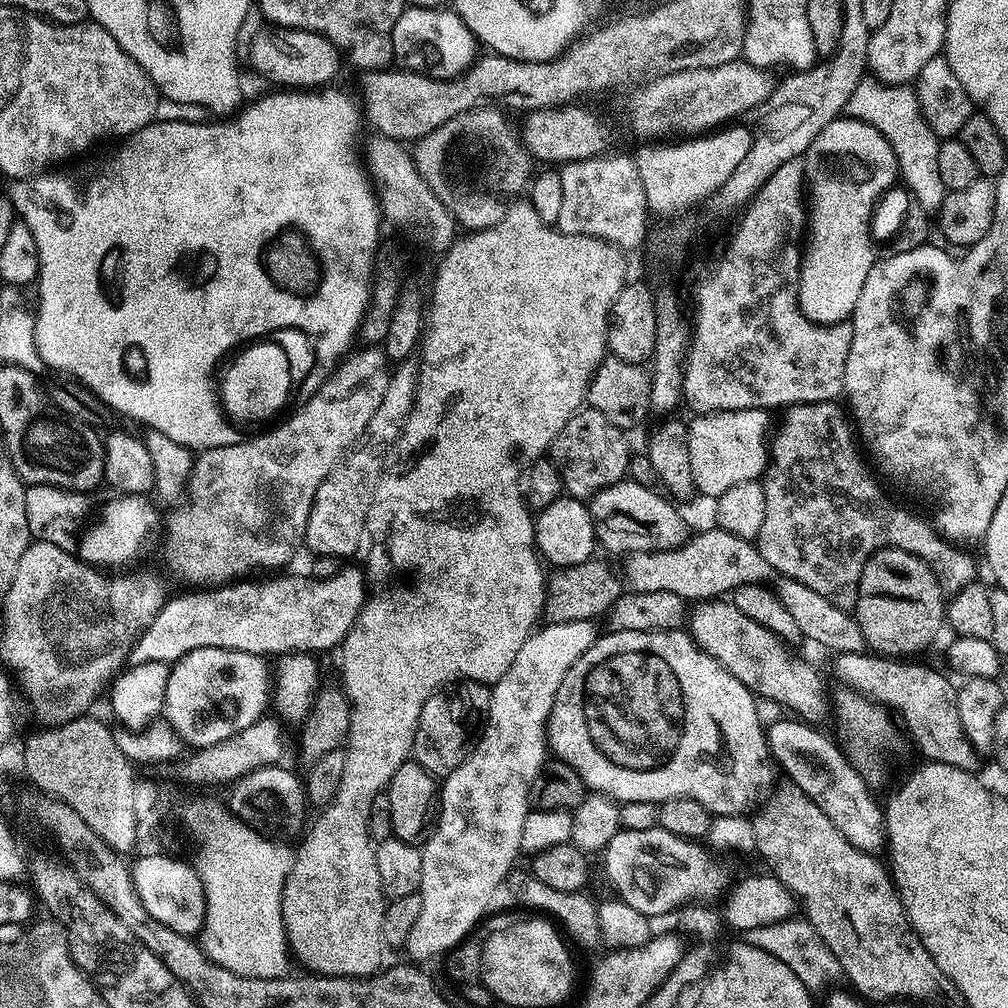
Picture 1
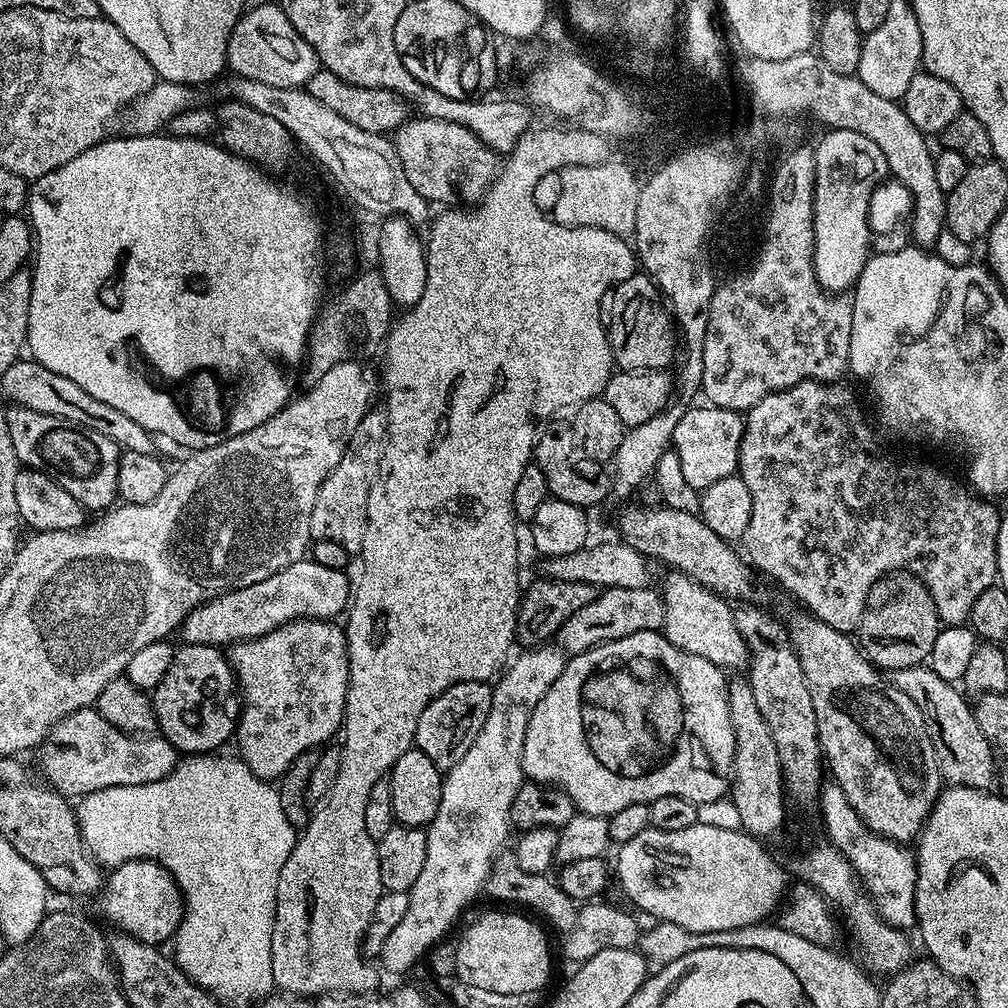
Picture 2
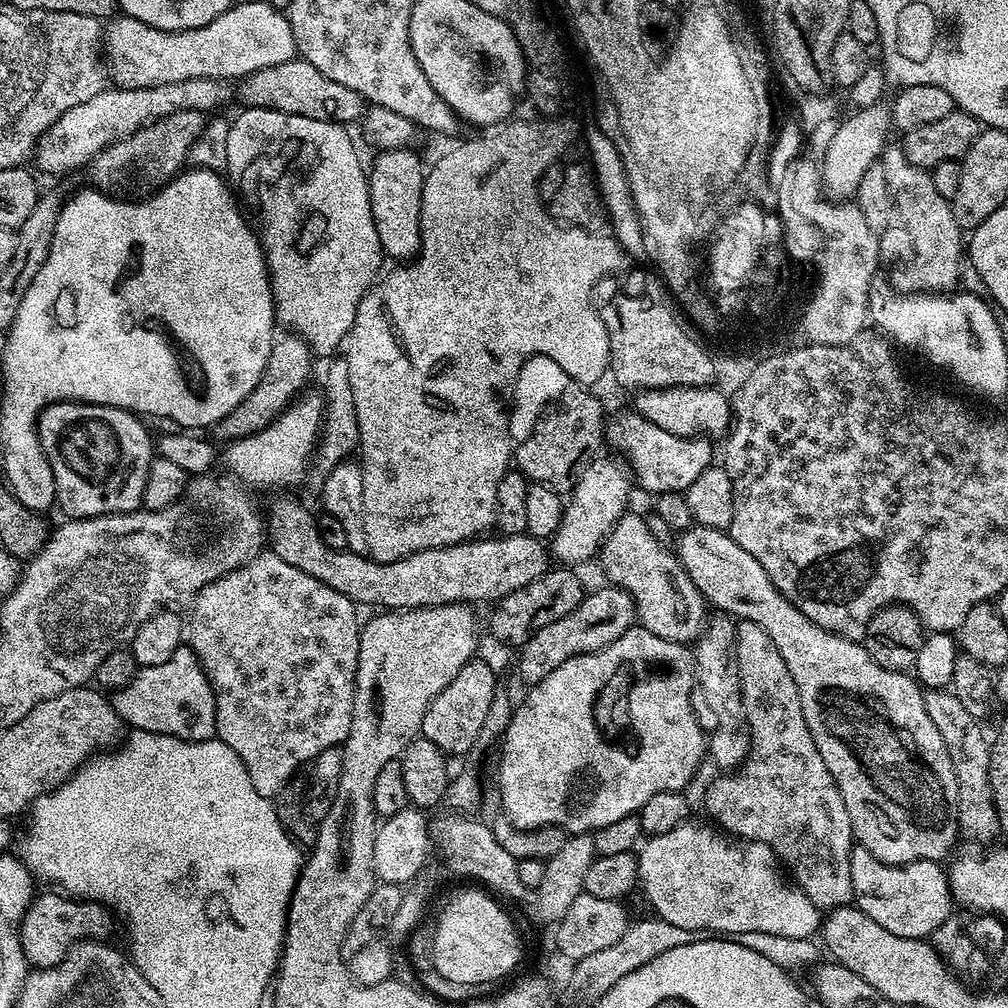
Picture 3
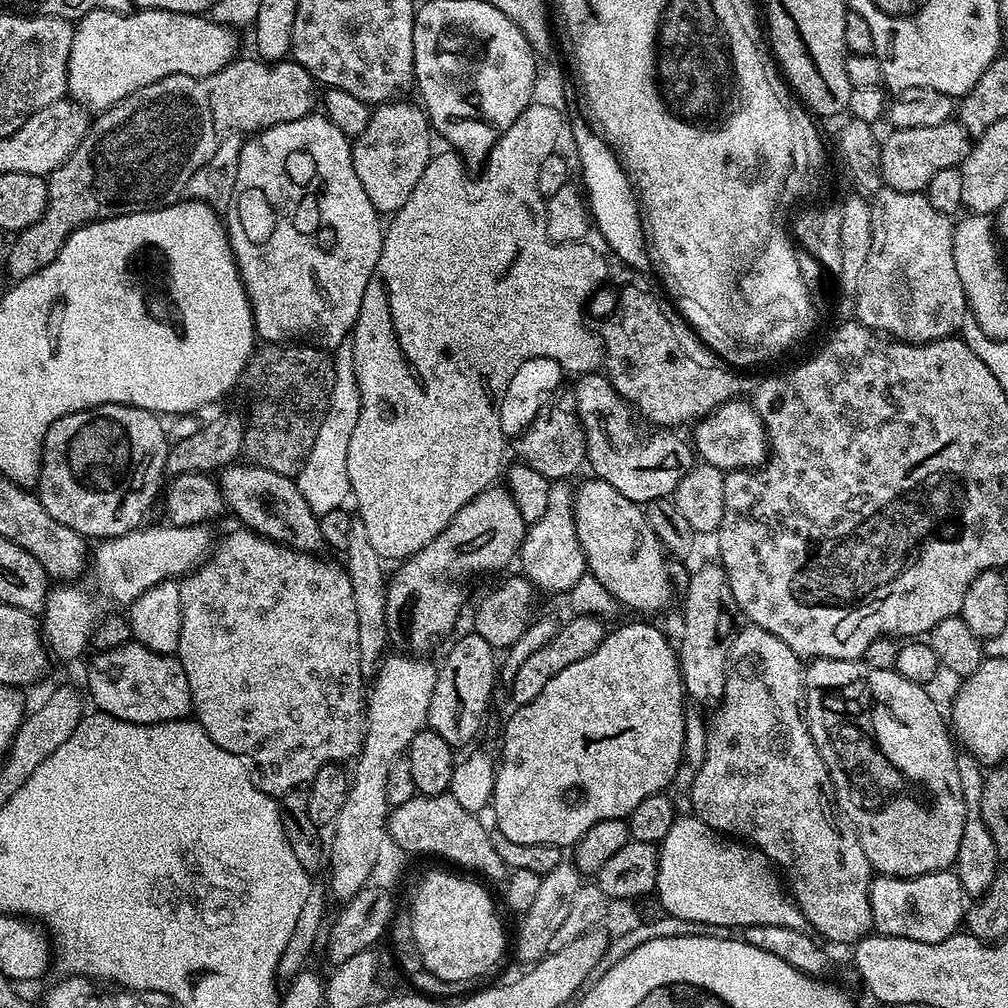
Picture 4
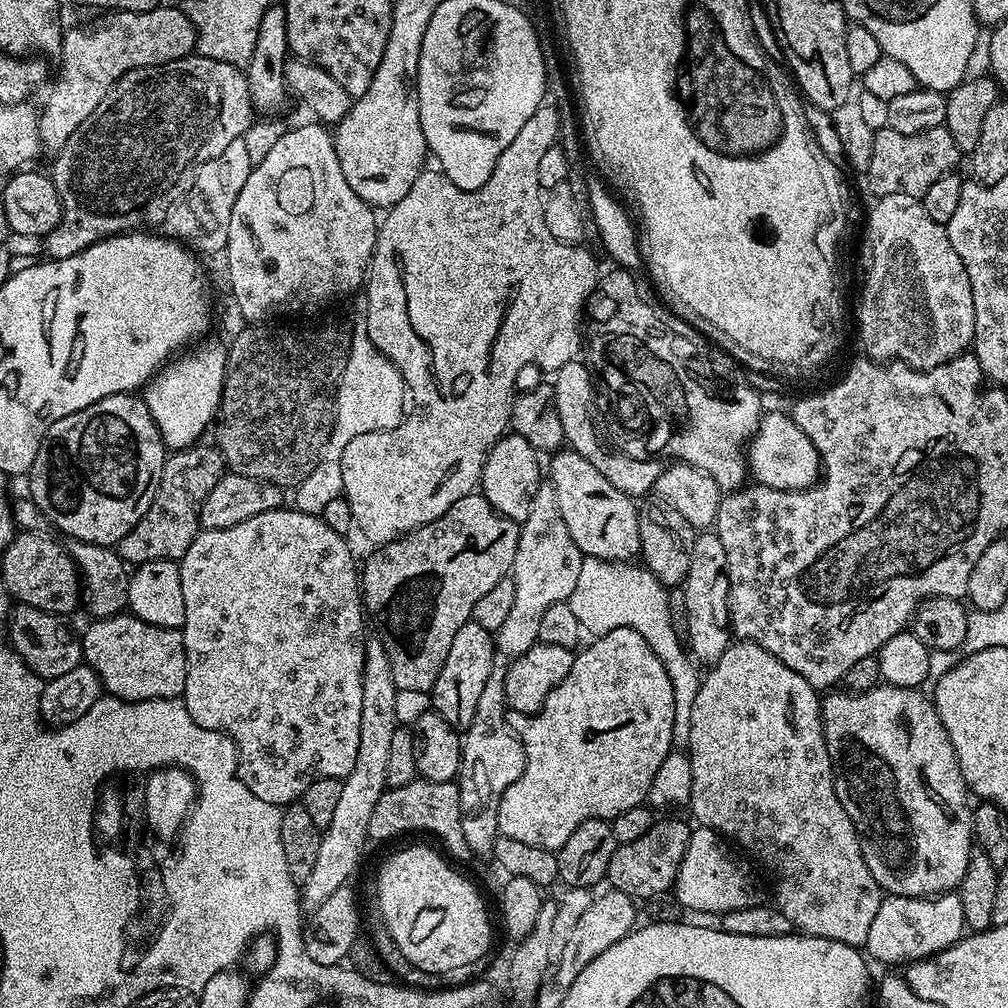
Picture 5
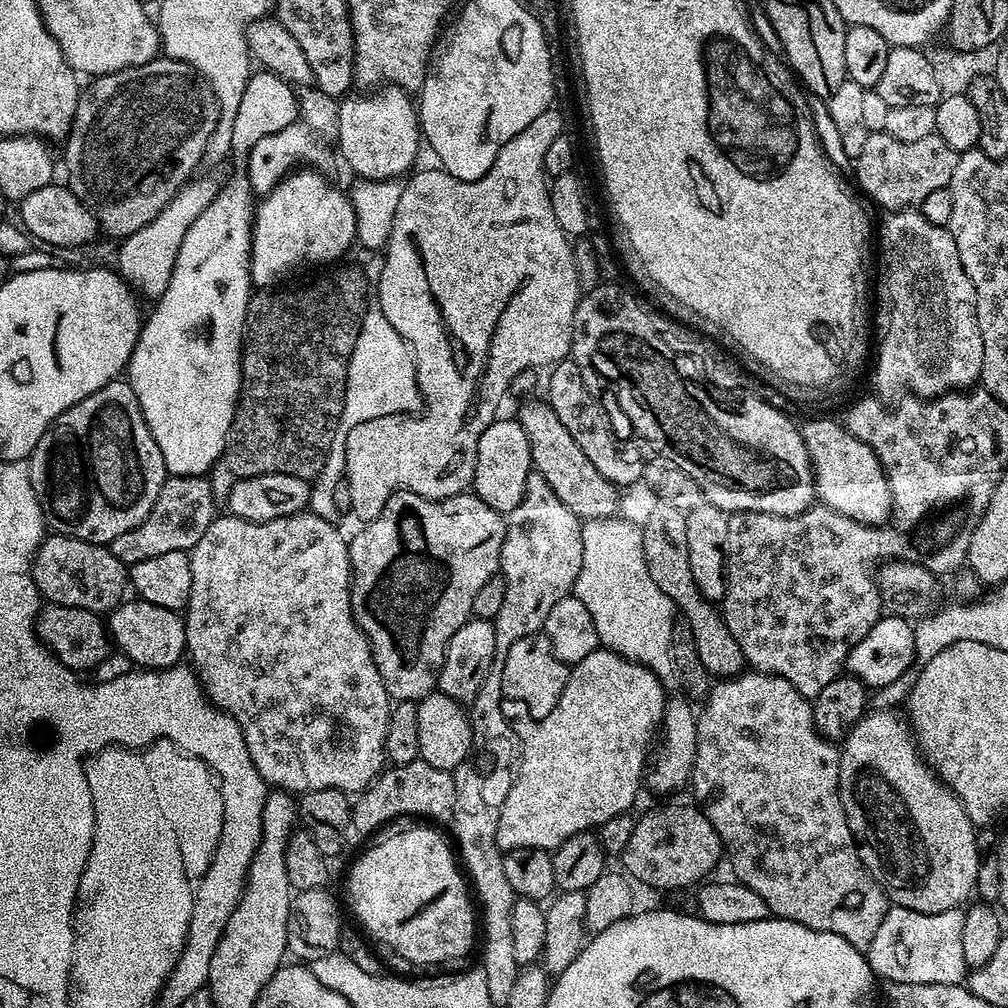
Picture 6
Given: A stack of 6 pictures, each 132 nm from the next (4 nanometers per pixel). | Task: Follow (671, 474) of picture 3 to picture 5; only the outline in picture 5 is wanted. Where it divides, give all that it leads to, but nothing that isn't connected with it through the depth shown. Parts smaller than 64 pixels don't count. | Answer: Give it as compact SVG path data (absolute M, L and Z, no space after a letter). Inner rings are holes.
M577 358L566 362L566 366L555 369L554 378L551 377L550 383L554 390L554 406L558 406L558 418L562 421L562 432L567 447L573 452L582 454L582 458L586 458L586 462L590 462L590 466L602 473L602 475L610 481L610 486L622 490L622 494L633 498L644 498L652 492L654 482L658 482L658 476L662 467L661 461L656 458L643 458L639 460L636 456L623 456L620 452L611 452L606 445L600 441L600 436L596 433L596 420L592 417L592 372L583 364L583 359Z

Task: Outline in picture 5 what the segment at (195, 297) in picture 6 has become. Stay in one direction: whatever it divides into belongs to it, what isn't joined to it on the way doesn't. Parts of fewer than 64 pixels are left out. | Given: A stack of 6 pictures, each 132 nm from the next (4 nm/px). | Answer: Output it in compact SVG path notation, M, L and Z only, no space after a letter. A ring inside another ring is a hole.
M223 343L203 344L185 351L179 358L165 364L143 389L142 399L158 426L161 438L164 439L165 449L193 447L199 441L196 439L207 428L209 431L210 425L215 421L216 411L220 409L226 348Z

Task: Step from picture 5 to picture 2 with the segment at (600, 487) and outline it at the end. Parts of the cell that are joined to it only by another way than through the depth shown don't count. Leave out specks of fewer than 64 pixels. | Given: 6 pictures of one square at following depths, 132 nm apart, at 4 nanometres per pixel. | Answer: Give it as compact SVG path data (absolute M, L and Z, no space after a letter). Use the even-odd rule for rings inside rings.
M672 570L668 574L668 581L665 582L664 588L662 587L664 605L666 606L663 635L676 648L686 650L690 654L698 654L698 658L706 658L706 662L714 662L721 670L729 670L728 668L736 668L732 670L743 669L749 658L748 647L742 638L742 634L738 634L738 626L734 626L733 605L725 597L705 588L698 581L692 580L691 577L685 576L680 571Z

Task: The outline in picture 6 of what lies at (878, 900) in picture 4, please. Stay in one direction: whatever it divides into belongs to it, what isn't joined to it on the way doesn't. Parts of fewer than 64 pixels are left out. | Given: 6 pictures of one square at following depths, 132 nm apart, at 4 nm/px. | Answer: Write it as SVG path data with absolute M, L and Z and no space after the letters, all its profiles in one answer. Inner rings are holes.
M889 907L888 913L882 918L882 926L878 926L878 934L874 934L874 942L866 949L866 959L873 973L880 976L884 982L894 984L959 984L969 975L970 969L966 962L966 954L962 954L962 922L964 921L965 909L963 907L942 910L942 914L922 914L918 910L909 908Z

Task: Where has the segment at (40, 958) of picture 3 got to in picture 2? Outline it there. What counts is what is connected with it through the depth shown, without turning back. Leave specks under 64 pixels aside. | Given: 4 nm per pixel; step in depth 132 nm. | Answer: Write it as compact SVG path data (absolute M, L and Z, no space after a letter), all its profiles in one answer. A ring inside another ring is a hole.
M131 860L111 869L95 900L101 914L110 923L117 924L123 935L153 946L163 945L163 940L171 941L184 917L184 897L180 895L180 888L155 860Z

